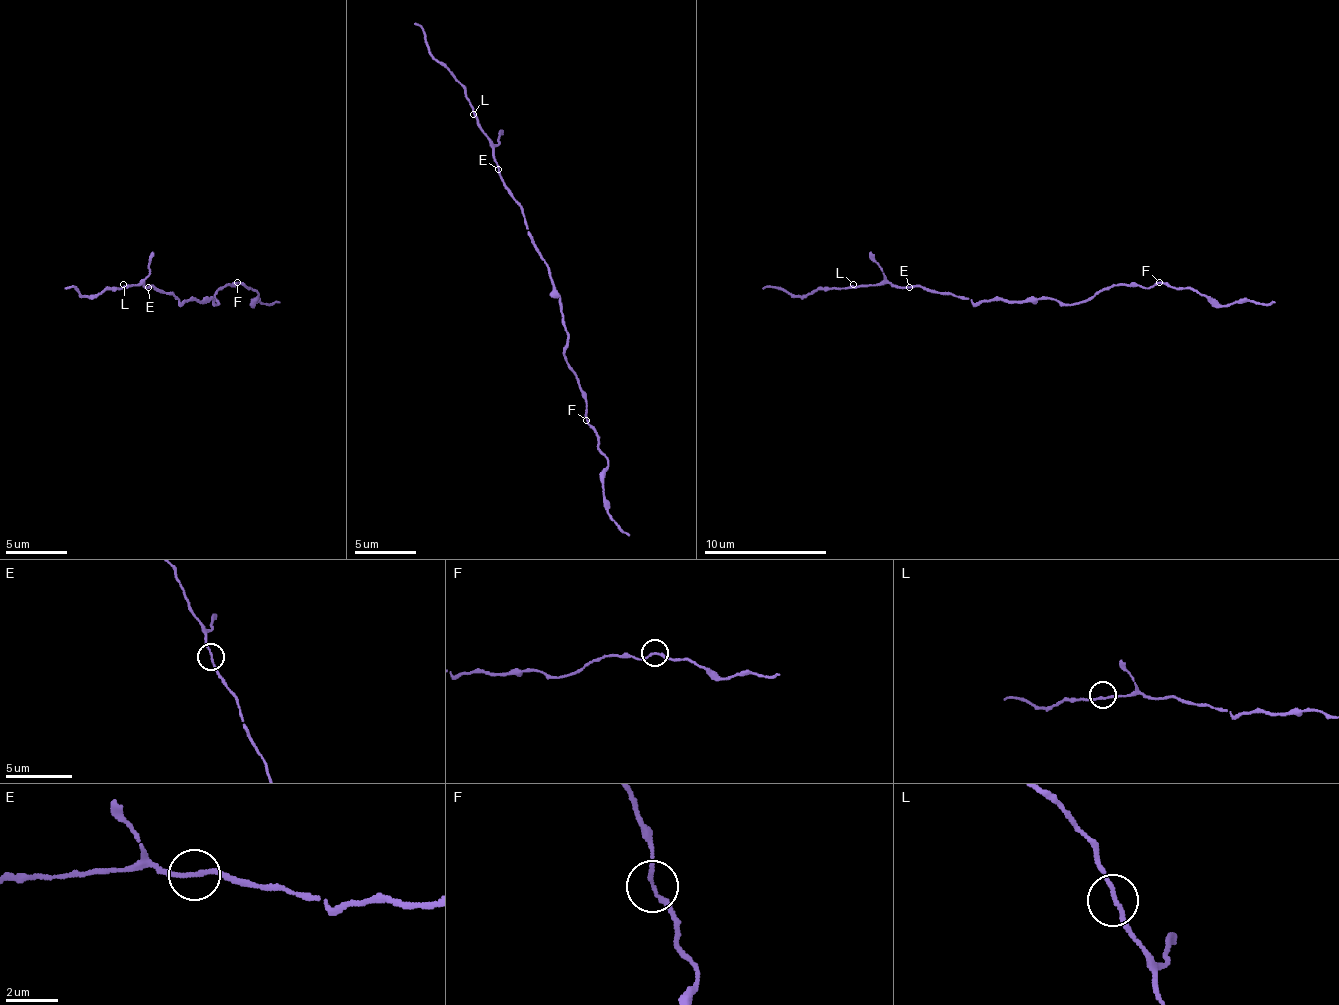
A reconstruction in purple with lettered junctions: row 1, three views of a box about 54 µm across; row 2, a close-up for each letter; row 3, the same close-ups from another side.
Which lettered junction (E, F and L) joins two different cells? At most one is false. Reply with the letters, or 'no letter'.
no letter

